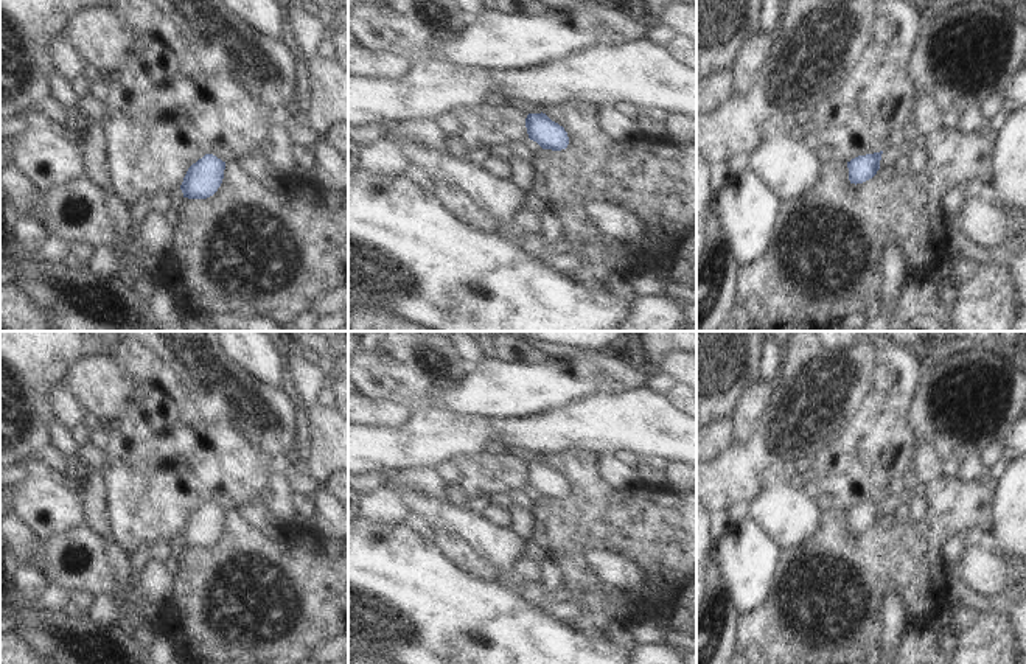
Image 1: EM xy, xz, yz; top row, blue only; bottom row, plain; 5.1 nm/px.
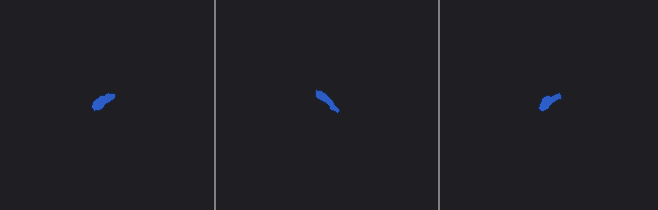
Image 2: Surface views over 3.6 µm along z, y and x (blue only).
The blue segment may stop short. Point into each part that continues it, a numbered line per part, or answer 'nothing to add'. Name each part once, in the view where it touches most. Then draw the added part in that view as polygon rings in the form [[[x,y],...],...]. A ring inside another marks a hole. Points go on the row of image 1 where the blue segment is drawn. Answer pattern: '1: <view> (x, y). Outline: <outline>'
nothing to add.

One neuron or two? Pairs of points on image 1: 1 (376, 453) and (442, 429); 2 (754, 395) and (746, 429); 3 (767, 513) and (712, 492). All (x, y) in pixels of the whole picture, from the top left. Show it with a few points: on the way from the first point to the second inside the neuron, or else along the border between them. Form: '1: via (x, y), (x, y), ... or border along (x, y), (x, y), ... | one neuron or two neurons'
1: via (392, 448), (414, 445), (426, 439) | one neuron
2: via (753, 403), (746, 422) | one neuron
3: border along (764, 490), (750, 504) | two neurons

